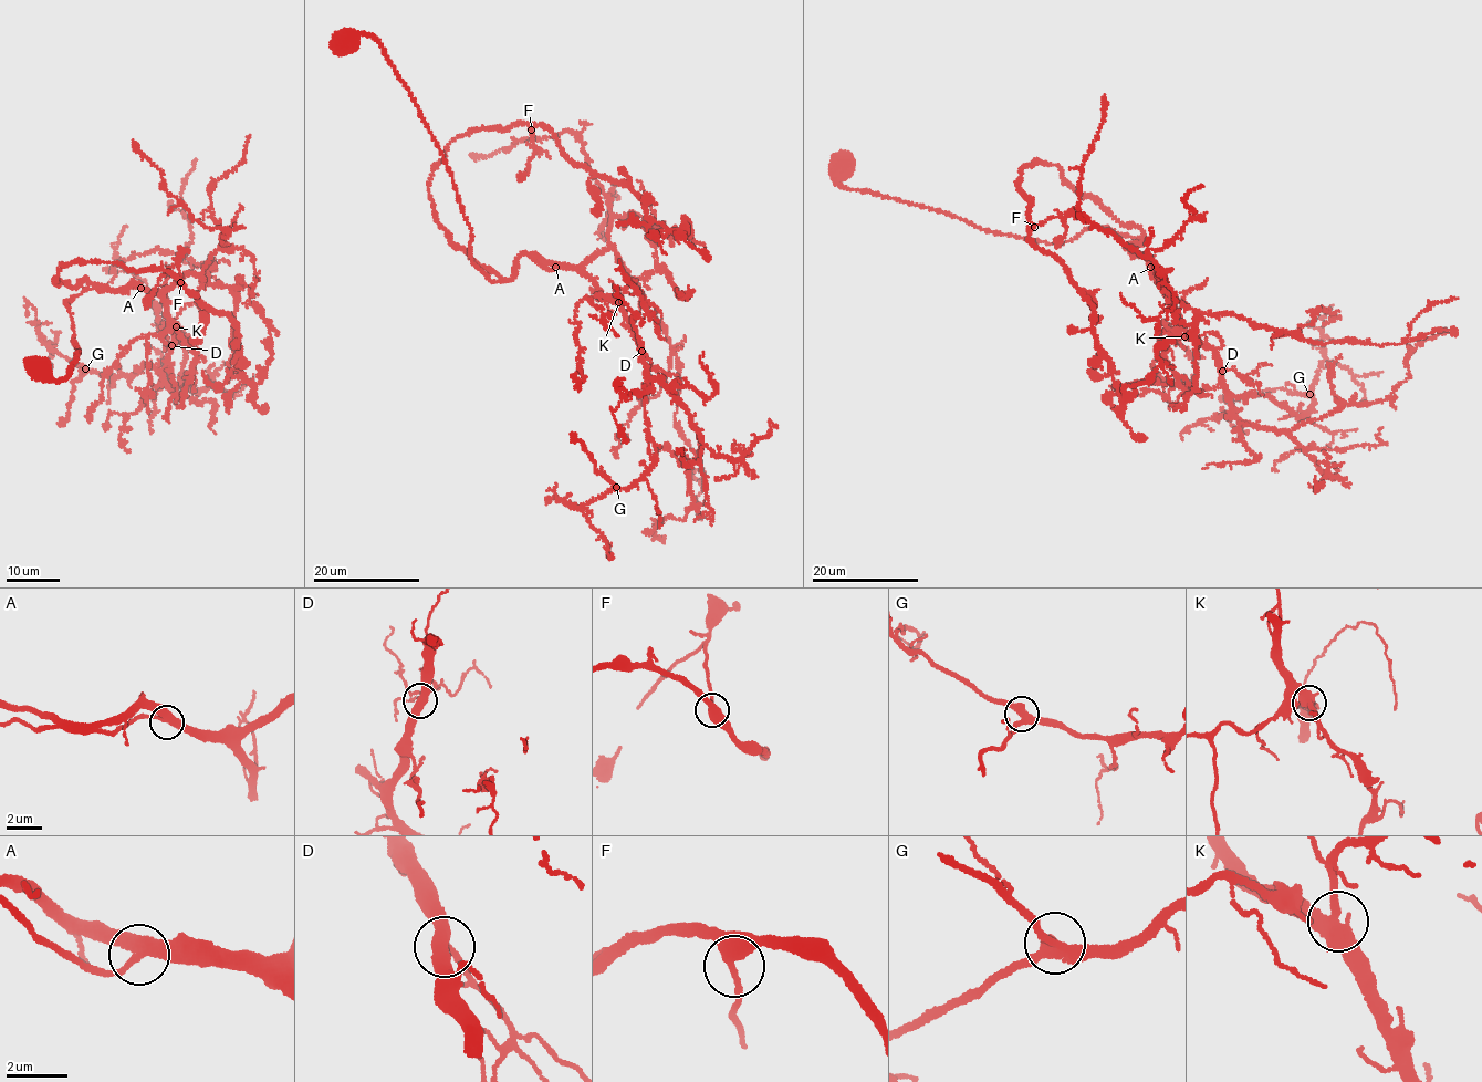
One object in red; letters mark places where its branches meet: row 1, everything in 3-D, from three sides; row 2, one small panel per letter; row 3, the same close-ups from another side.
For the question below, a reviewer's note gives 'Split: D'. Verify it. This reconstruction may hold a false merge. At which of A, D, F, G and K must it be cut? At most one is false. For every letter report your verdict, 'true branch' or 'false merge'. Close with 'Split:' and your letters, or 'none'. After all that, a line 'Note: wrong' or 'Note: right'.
A: true branch
D: true branch
F: true branch
G: true branch
K: true branch
Split: none
Note: wrong

